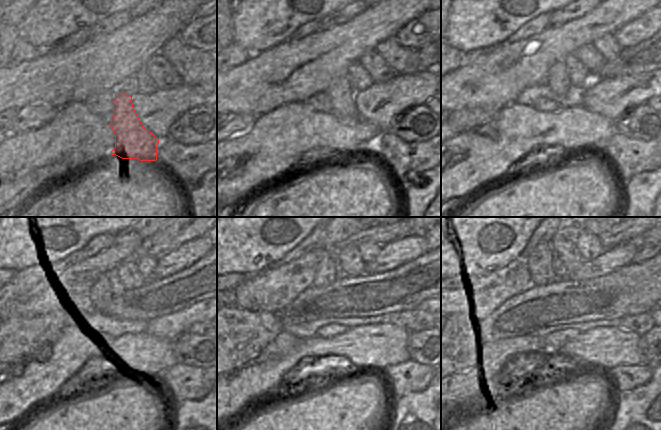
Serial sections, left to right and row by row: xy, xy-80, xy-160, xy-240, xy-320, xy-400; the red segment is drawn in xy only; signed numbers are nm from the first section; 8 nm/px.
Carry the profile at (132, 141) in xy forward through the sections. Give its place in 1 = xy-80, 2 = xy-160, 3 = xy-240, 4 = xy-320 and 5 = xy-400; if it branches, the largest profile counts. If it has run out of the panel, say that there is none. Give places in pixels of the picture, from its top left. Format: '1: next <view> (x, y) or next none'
1: next xy-80 (341, 94)
2: next xy-160 (558, 79)
3: next xy-240 (100, 290)
4: next xy-320 (326, 273)
5: next xy-400 (544, 267)

